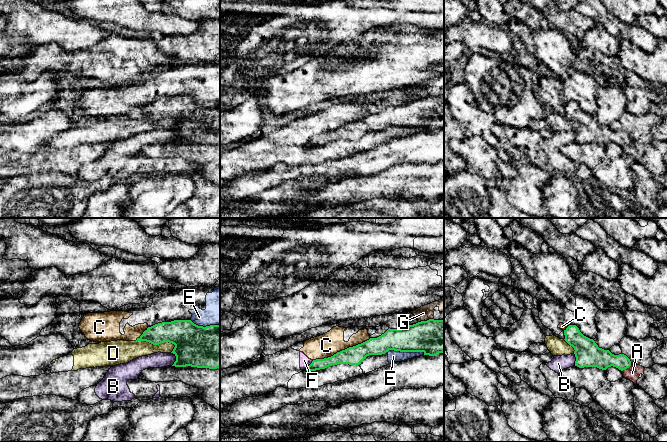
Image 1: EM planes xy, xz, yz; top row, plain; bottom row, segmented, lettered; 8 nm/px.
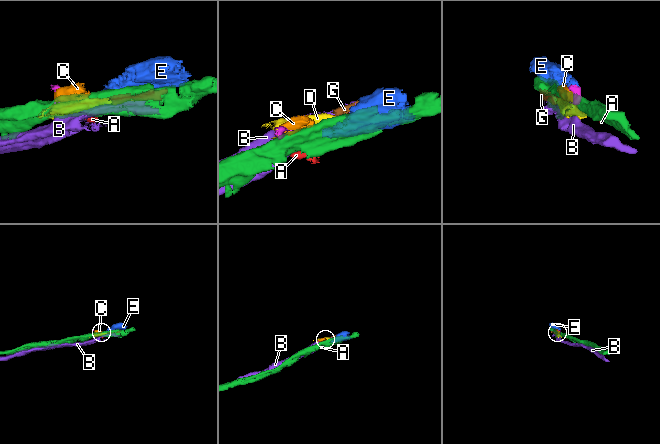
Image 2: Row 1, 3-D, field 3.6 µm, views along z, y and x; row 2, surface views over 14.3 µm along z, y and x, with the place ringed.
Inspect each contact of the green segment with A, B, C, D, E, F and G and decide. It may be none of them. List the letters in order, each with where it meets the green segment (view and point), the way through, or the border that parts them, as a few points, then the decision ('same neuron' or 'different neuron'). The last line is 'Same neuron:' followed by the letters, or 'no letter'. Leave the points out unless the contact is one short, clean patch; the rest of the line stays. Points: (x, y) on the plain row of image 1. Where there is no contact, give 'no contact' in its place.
A: yz (626, 144) | along yz (631, 141), (622, 147) | different neuron
B: xy (176, 135) | different neuron
C: xz (342, 126) | different neuron
D: xy (156, 120) | different neuron
E: xz (406, 127) | different neuron
F: xz (309, 141) | along xz (313, 136), (306, 145) | different neuron
G: xz (421, 97) | different neuron
Same neuron: no letter

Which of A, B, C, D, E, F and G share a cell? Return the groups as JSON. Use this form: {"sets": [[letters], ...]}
{"sets": [["A"], ["B"], ["C", "E", "F"], ["D", "G"]]}

